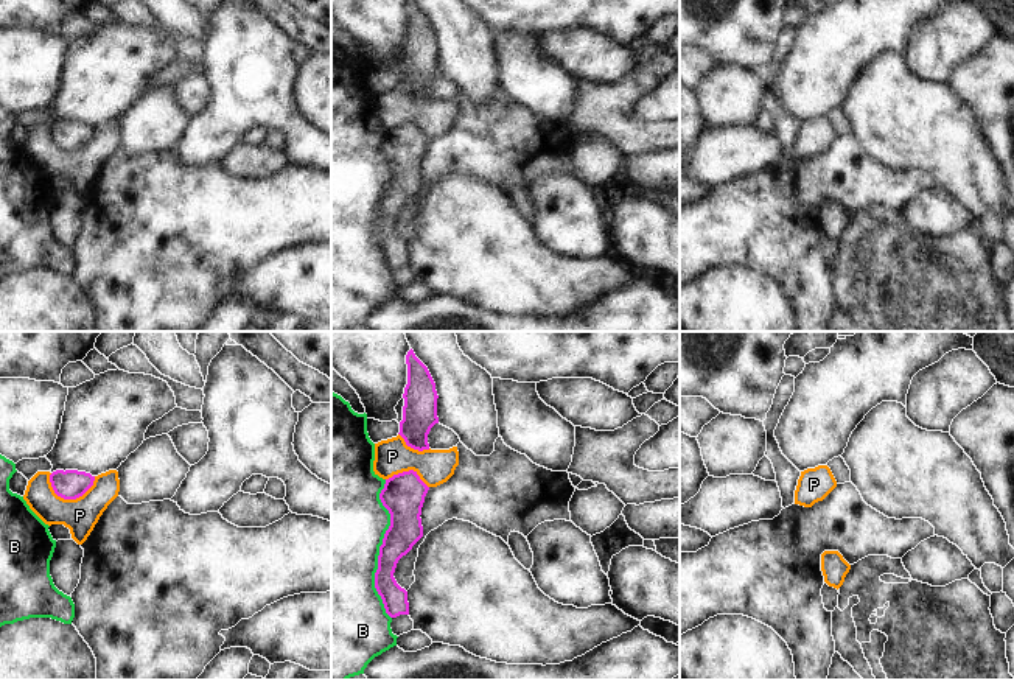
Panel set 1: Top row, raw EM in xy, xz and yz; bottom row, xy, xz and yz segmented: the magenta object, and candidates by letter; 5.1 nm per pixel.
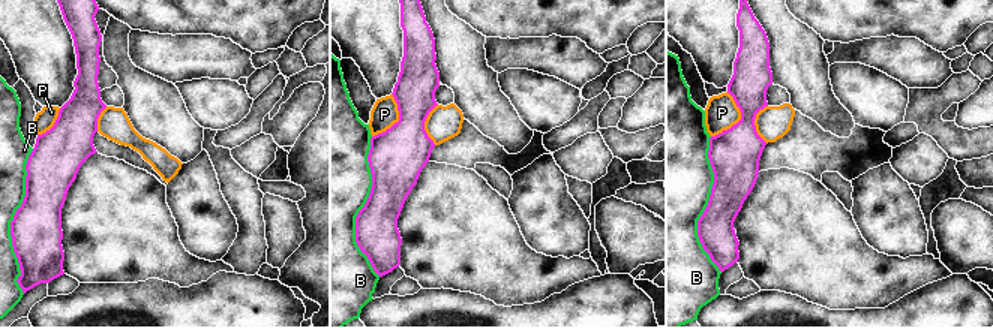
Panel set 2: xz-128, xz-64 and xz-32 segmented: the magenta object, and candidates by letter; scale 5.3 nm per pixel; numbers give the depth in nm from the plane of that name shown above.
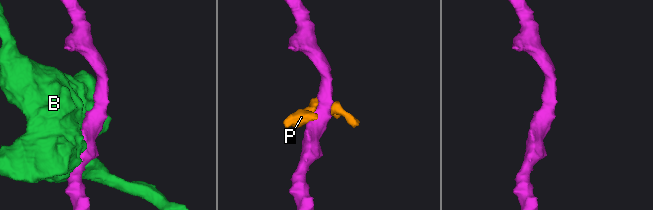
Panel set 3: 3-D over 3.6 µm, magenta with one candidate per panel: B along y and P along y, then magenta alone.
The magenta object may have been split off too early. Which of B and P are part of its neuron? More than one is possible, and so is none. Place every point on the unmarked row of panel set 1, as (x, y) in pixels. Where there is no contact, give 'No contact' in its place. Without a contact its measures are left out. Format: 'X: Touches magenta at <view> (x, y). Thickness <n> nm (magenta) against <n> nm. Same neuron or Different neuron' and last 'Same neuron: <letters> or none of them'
B: Touches magenta at xz (380, 201). Thickness 170 nm (magenta) against 500 nm. Different neuron
P: Touches magenta at xy (72, 150). Thickness 160 nm (magenta) against 180 nm. Different neuron
Same neuron: none of them.

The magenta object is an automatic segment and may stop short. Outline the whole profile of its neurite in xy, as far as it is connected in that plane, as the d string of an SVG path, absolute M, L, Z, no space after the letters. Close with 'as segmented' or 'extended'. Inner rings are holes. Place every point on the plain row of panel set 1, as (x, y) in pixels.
M56 121L50 126L54 145L64 151L76 151L82 148L92 137L95 128L78 121Z; as segmented

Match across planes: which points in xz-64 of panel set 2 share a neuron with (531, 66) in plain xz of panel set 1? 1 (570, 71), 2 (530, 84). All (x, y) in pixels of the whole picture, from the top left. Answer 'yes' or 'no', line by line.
1: no
2: yes

